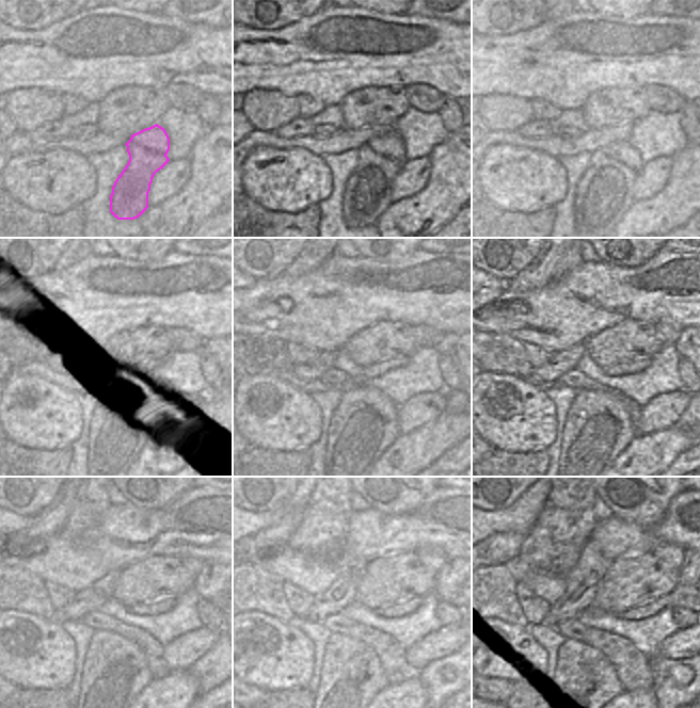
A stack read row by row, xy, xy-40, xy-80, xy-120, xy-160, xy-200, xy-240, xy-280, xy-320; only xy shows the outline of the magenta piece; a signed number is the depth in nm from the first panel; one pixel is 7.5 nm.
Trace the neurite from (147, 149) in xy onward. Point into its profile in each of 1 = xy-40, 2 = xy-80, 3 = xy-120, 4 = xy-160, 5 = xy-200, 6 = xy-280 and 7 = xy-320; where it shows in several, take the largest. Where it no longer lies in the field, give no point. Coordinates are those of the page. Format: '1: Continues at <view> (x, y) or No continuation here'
1: Continues at xy-40 (367, 193)
2: Continues at xy-80 (604, 193)
3: Continues at xy-120 (128, 424)
4: Continues at xy-160 (365, 423)
5: Continues at xy-200 (598, 428)
6: Continues at xy-280 (351, 675)
7: Continues at xy-320 (587, 680).

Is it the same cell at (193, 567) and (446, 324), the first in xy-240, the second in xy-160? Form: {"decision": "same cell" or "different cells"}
{"decision": "different cells"}

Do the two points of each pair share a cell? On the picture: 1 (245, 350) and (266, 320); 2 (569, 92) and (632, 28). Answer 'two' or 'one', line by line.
1: two
2: one

